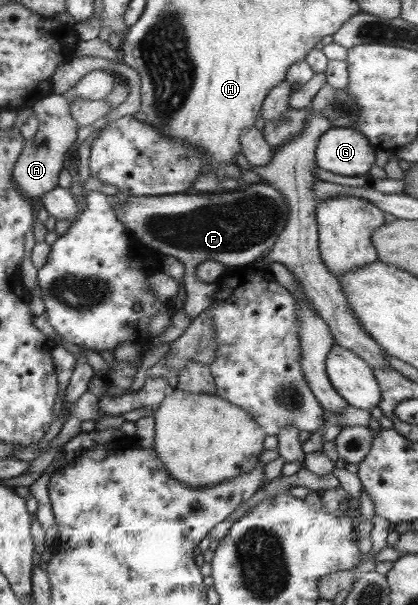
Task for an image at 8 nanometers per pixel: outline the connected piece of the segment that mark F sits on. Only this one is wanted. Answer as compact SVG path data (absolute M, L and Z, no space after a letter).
M259 182L256 184L250 185L243 185L240 188L236 189L236 191L230 191L227 193L226 191L220 191L217 194L208 194L206 195L198 195L198 194L190 194L186 195L152 195L150 197L118 197L118 200L122 203L122 209L117 211L112 206L115 213L116 219L135 237L140 243L143 245L148 251L154 252L161 256L172 256L175 257L178 261L183 263L184 267L184 275L183 275L183 287L185 289L185 302L183 303L184 313L190 317L190 322L194 319L200 312L204 312L205 309L210 305L213 293L215 292L215 285L214 284L204 284L201 283L196 279L194 275L194 268L199 263L203 261L217 261L221 263L224 267L236 267L236 266L244 266L249 265L257 260L259 260L261 254L264 254L267 250L269 251L272 246L274 246L274 241L277 239L280 232L283 230L283 227L286 225L287 222L287 203L283 198L283 195L278 191L275 190L274 187L270 187L266 182Z

